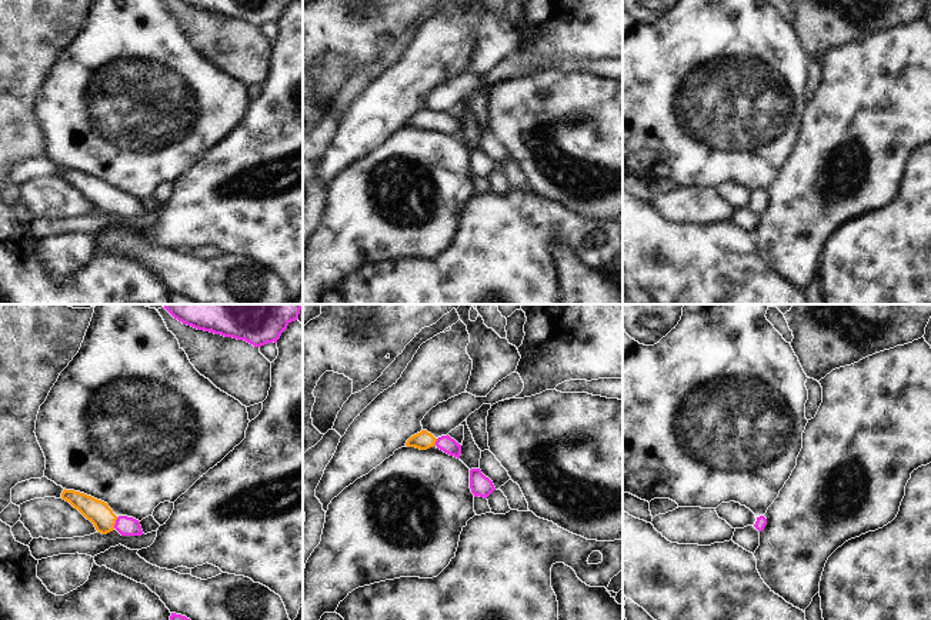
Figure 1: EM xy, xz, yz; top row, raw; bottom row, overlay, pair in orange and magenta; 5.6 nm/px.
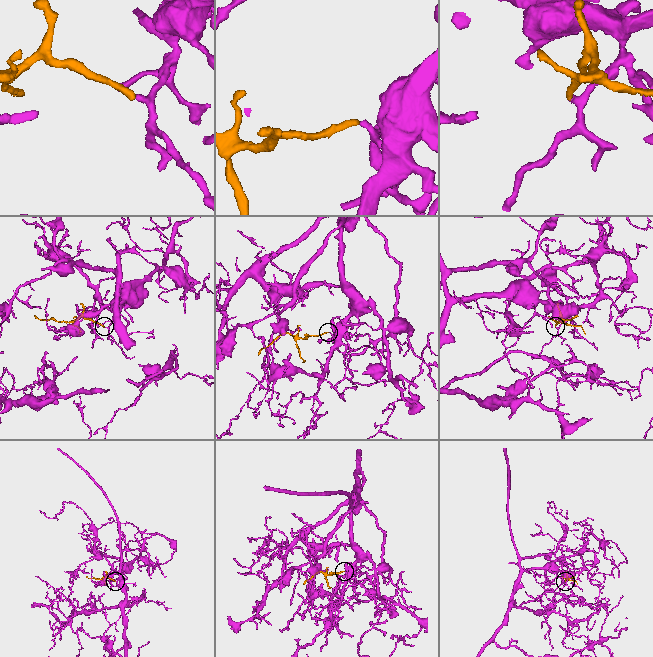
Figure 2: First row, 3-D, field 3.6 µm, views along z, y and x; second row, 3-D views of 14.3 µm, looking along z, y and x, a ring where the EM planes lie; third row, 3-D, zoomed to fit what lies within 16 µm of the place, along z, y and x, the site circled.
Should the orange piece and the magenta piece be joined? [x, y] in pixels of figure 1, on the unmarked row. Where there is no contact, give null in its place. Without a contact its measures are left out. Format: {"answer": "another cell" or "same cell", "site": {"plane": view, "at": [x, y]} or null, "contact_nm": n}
{"answer": "same cell", "site": {"plane": "xy", "at": [114, 203]}, "contact_nm": 70}

